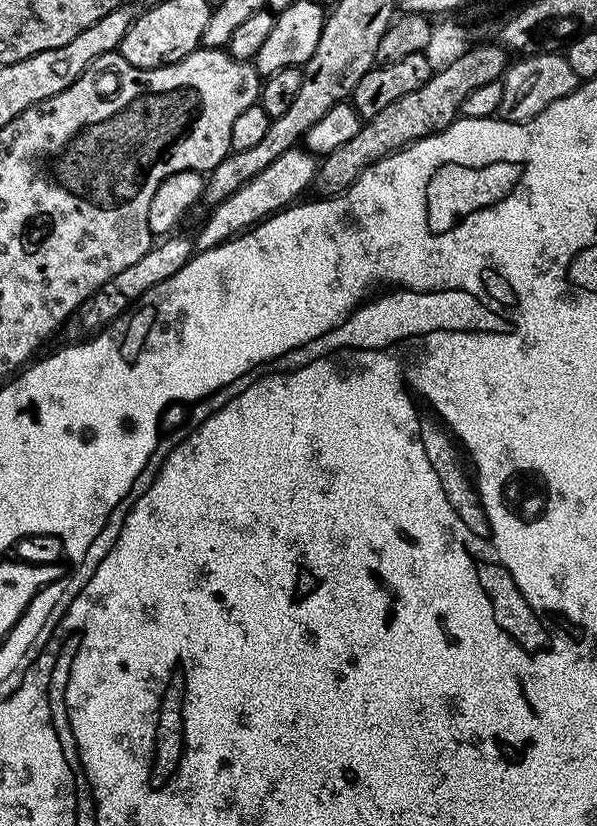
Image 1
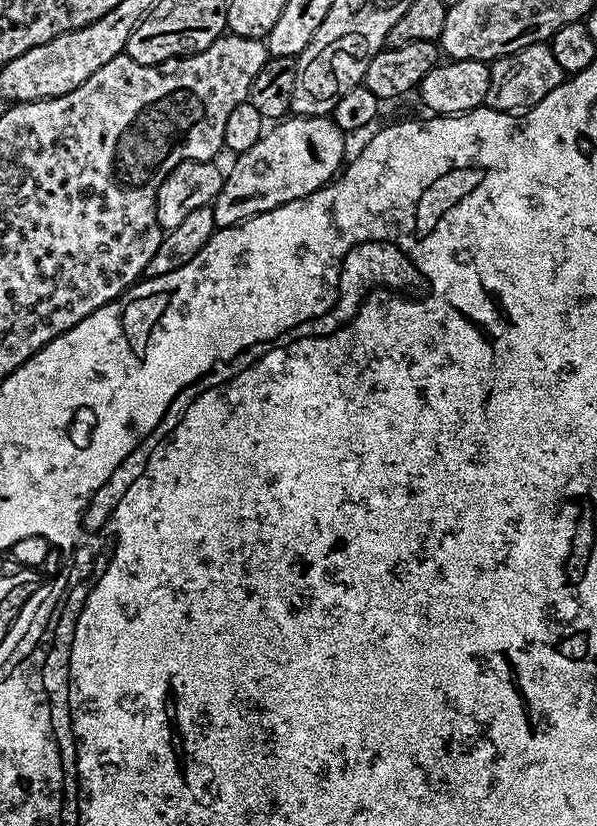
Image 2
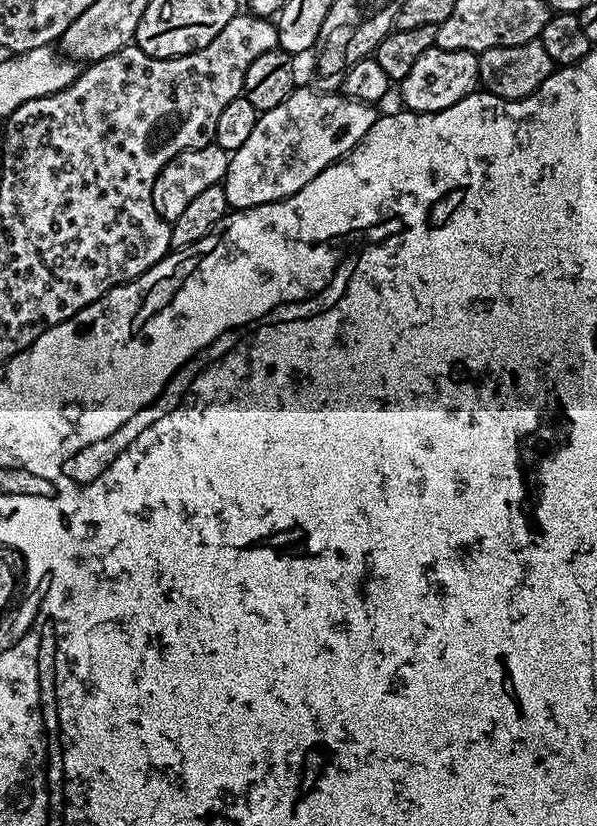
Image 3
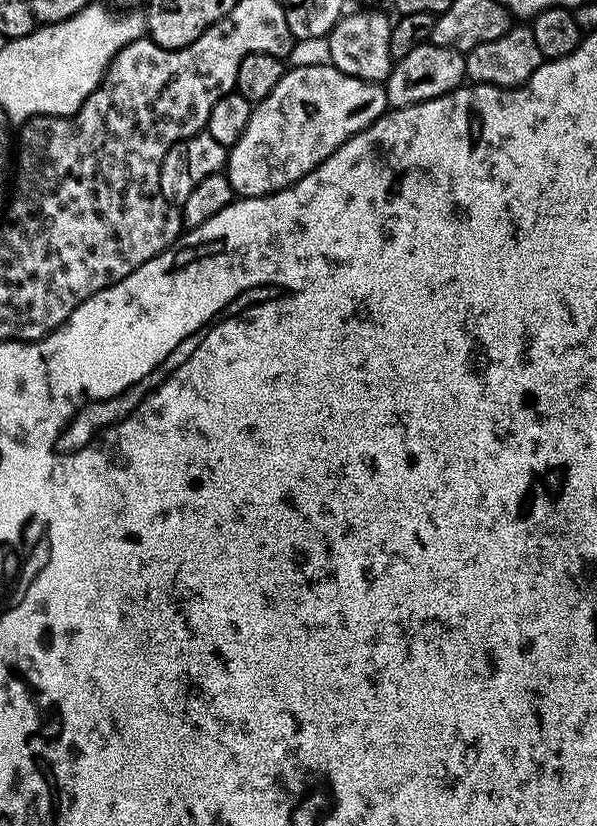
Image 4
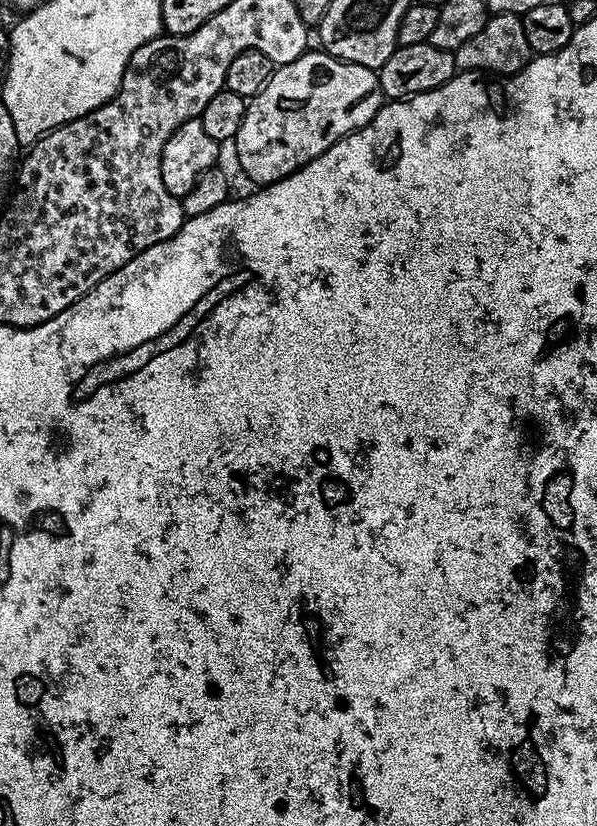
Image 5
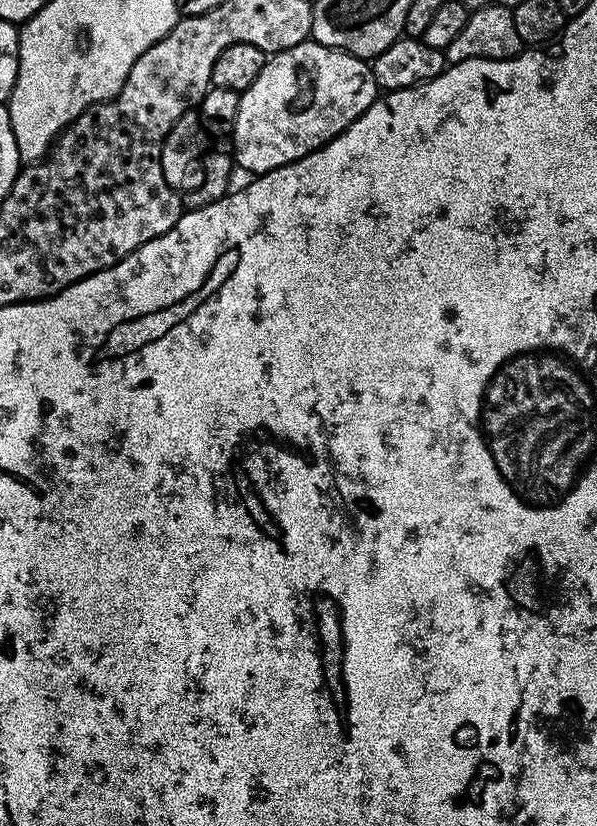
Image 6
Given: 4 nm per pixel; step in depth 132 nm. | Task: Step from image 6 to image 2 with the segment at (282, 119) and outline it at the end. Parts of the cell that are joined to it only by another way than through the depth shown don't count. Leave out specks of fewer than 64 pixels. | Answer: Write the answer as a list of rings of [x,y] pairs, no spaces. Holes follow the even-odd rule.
[[[293,116],[273,123],[265,131],[250,150],[239,153],[232,164],[232,169],[227,169],[224,185],[210,207],[214,210],[214,222],[217,229],[235,228],[237,224],[243,224],[251,216],[257,216],[263,212],[274,210],[286,202],[303,200],[312,192],[323,188],[341,171],[345,163],[344,140],[346,133],[336,125],[336,121],[328,116]]]

